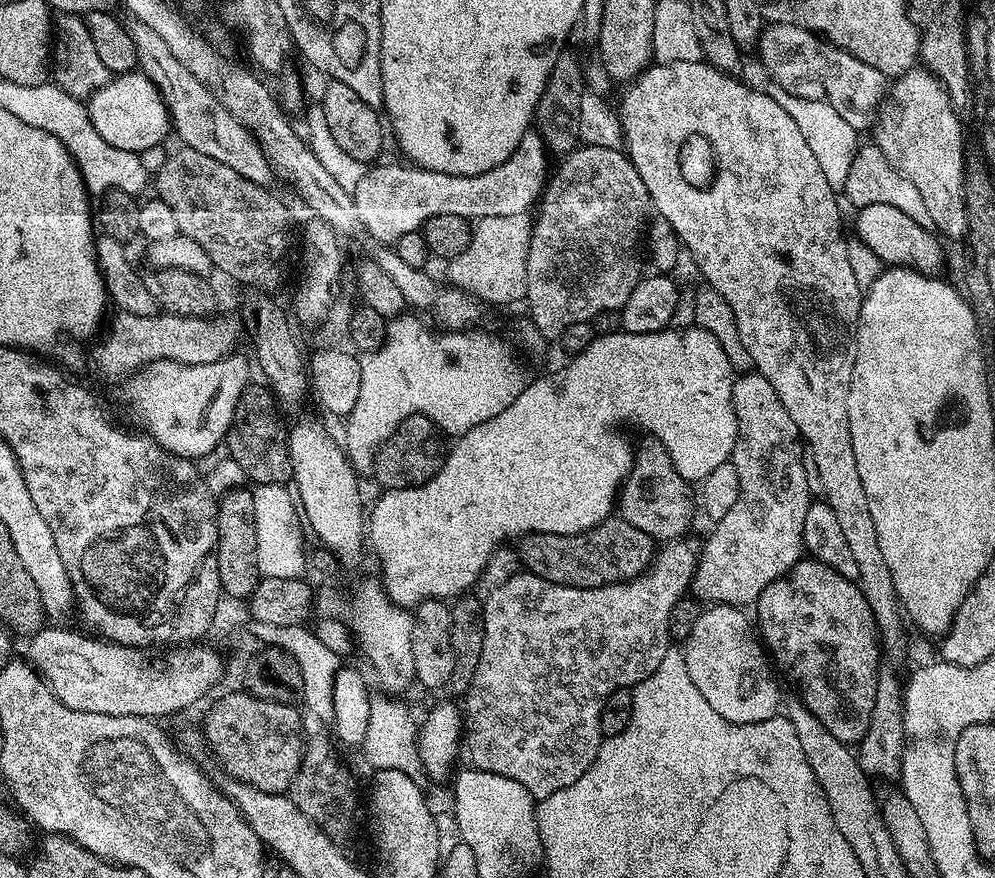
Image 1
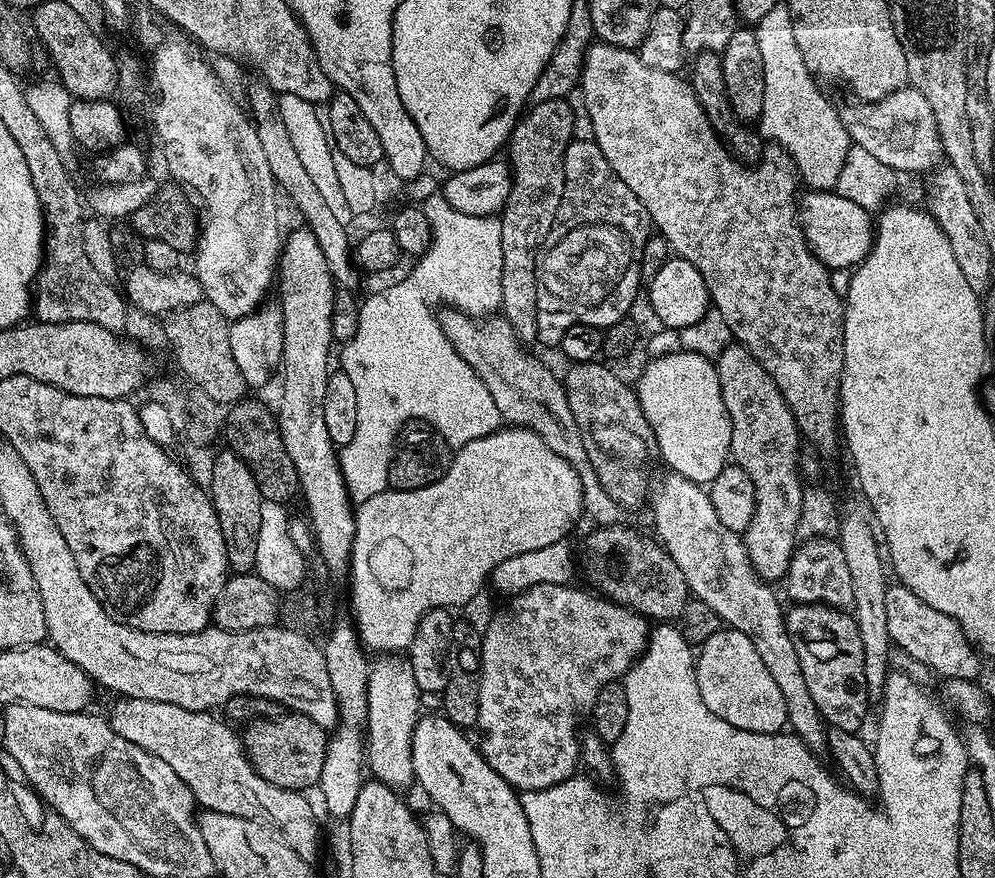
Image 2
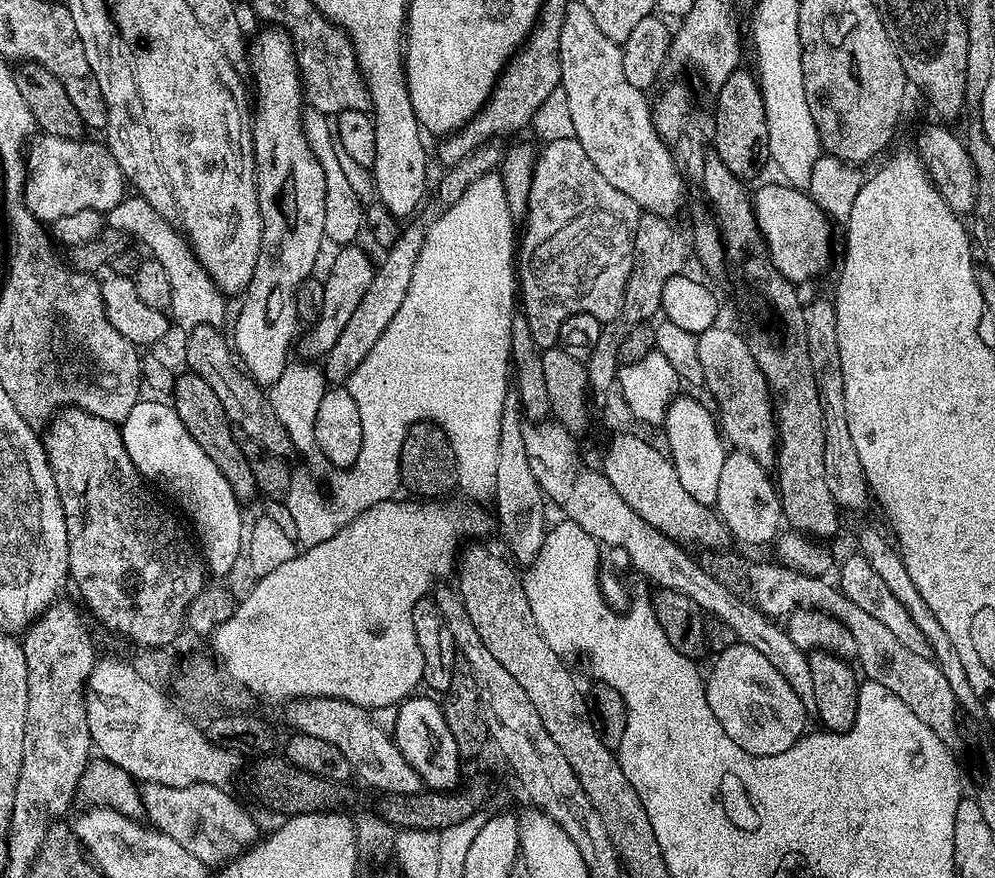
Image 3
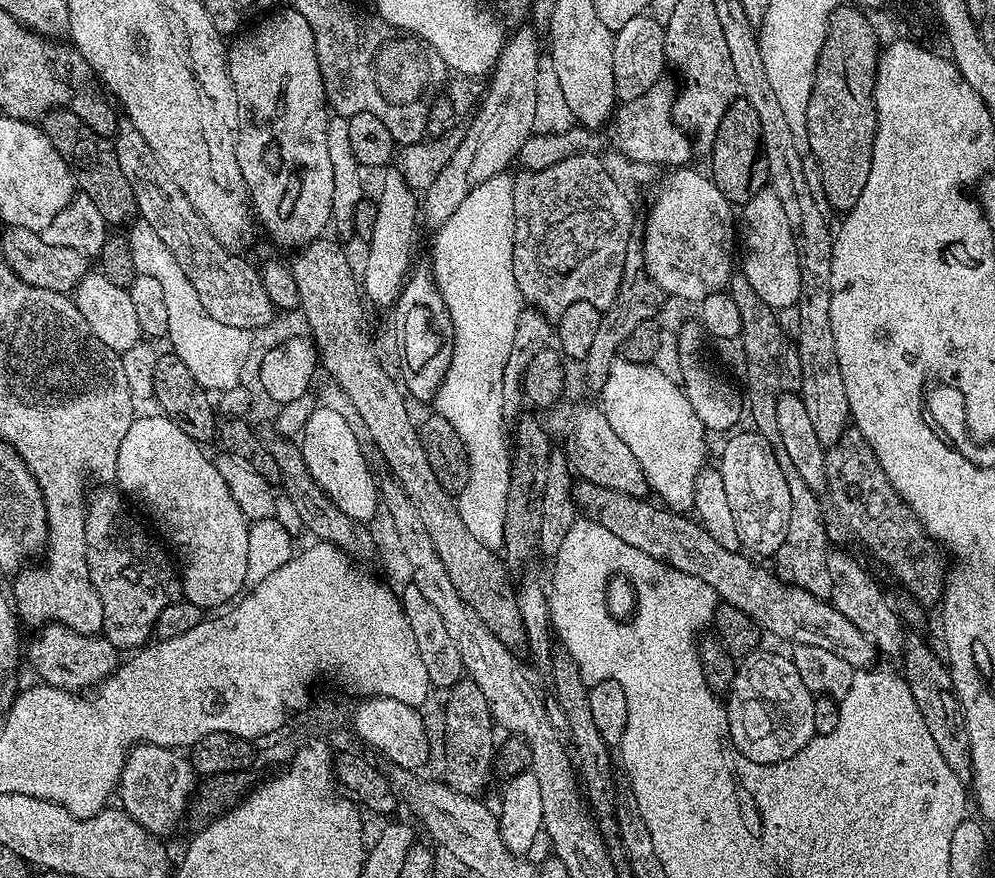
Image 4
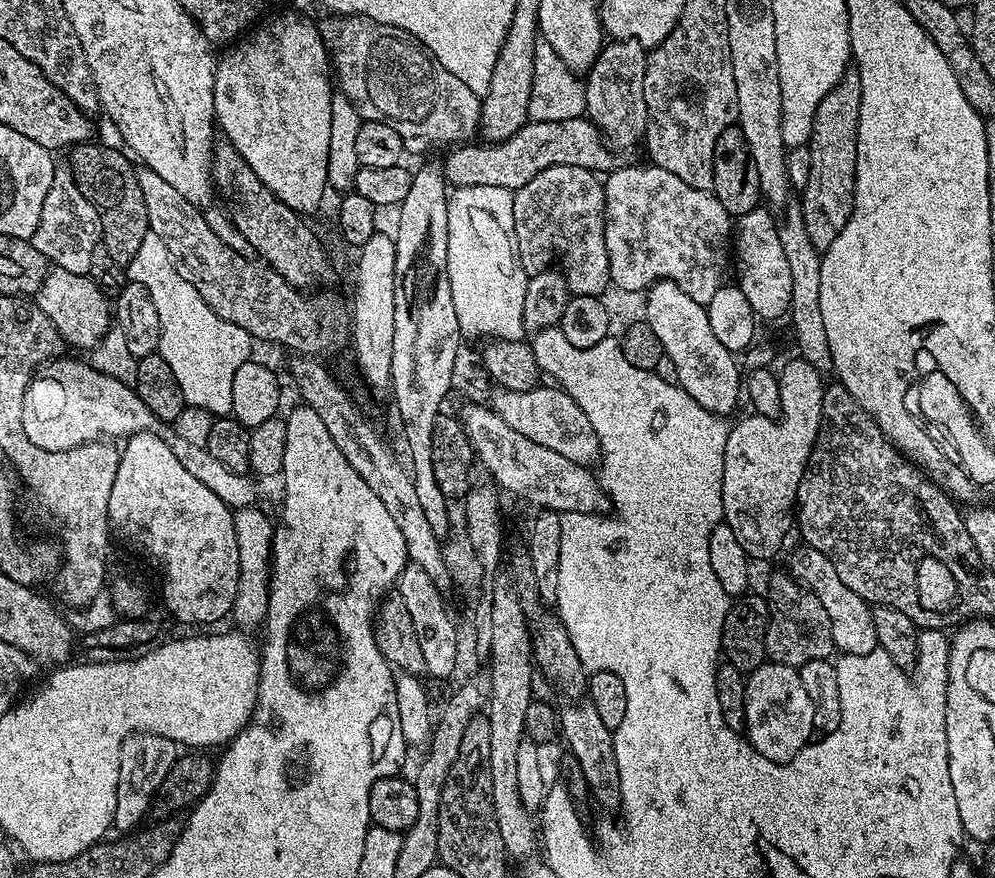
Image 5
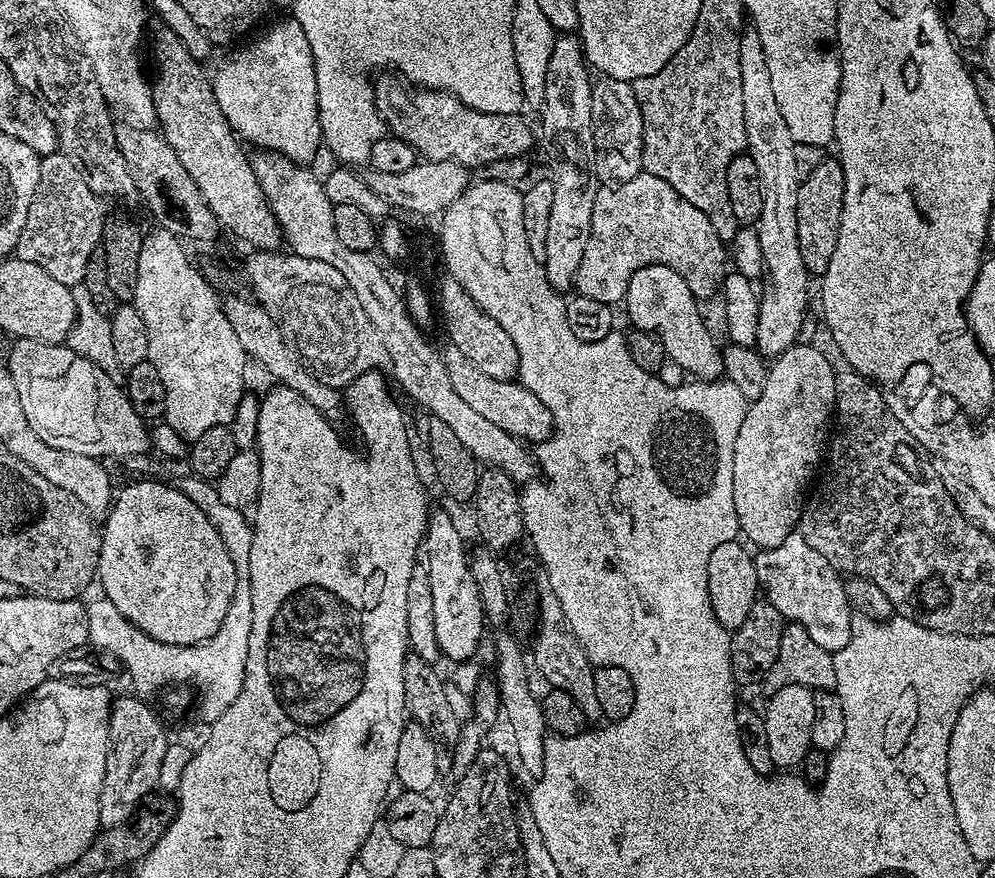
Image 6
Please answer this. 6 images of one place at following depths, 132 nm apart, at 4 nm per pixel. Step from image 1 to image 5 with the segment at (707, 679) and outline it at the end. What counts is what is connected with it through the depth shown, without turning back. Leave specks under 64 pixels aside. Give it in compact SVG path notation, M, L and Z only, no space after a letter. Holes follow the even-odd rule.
M765 662L747 673L744 726L752 749L770 762L784 764L810 743L816 728L816 711L795 667Z

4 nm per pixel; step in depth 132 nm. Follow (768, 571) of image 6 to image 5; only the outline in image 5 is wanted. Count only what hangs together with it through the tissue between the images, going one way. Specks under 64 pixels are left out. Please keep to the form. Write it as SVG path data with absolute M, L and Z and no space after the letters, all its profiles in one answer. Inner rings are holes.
M800 546L800 549L792 556L790 572L805 588L811 590L817 600L822 602L822 606L826 608L837 653L853 656L877 651L878 634L874 626L872 608L867 600L854 594L854 590L850 590L850 586L846 586L846 582L842 582L842 578L838 578L834 566L821 552L807 546Z

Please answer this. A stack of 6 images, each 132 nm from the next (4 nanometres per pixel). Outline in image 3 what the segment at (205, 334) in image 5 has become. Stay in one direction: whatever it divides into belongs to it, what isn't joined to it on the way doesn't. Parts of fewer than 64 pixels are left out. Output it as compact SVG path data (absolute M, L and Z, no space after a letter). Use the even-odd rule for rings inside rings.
M135 194L129 195L106 214L107 227L122 230L128 233L135 243L137 240L138 243L145 244L148 247L147 255L153 260L162 262L162 266L166 266L166 274L170 278L170 298L172 299L170 316L175 323L177 320L184 330L191 330L203 324L223 325L225 293L212 283L207 270L201 266L200 260L192 251L181 229L172 223L173 221L169 217L158 214L158 210L154 210L154 206L150 206L150 202L146 202Z

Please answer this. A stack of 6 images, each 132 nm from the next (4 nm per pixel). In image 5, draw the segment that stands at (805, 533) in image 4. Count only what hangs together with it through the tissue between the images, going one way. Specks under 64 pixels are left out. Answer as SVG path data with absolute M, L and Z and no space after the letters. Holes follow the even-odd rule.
M787 571L768 580L768 632L764 639L765 657L775 664L799 668L806 662L829 659L835 653L833 630L826 608L816 595Z

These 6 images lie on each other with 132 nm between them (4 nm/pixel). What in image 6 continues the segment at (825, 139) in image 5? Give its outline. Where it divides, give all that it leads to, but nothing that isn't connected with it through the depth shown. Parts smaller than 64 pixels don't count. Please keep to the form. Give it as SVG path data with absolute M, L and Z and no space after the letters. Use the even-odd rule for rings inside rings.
M825 158L800 181L798 190L798 242L806 270L813 277L823 277L838 246L840 223L844 213L844 171L839 159Z

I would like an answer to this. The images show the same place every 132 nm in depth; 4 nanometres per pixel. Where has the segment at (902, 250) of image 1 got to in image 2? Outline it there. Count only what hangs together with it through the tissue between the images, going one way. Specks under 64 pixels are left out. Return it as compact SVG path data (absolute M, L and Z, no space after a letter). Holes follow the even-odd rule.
M808 190L805 193L798 200L798 215L800 229L804 231L812 252L829 270L855 269L868 256L874 243L873 213L840 196L835 190Z

